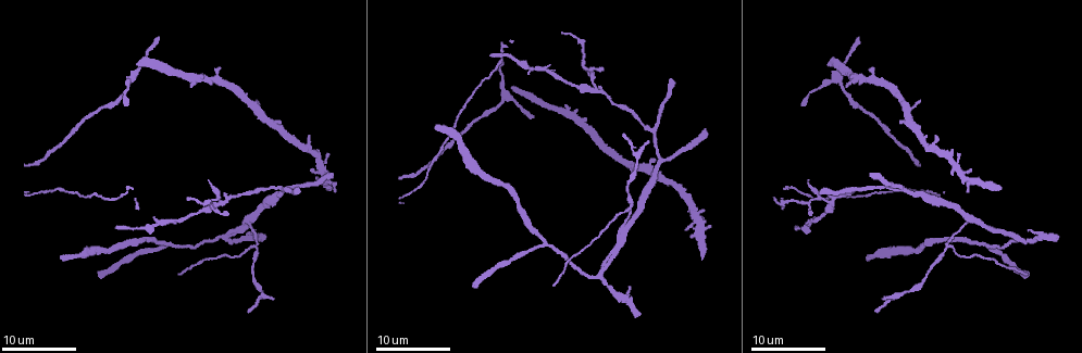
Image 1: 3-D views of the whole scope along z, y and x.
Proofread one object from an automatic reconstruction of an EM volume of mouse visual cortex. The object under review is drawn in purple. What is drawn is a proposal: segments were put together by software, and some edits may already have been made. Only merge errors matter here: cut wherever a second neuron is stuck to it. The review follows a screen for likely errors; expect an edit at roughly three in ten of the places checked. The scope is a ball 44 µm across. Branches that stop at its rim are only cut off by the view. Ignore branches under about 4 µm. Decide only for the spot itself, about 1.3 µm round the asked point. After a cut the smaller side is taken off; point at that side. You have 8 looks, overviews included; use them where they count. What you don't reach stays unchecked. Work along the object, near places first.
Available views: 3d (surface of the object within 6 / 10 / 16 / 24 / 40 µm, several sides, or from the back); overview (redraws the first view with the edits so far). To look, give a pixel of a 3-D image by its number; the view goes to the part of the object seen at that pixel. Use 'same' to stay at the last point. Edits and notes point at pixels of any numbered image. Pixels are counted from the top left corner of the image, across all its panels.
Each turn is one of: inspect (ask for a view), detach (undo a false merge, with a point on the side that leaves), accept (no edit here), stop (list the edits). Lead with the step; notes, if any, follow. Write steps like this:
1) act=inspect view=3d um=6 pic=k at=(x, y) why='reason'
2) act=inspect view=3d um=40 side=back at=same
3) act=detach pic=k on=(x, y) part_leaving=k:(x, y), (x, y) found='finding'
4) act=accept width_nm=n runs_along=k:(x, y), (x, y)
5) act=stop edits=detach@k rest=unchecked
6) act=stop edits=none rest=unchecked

act=inspect view=3d um=10 pic=1 at=(950, 246) why='arms part here'

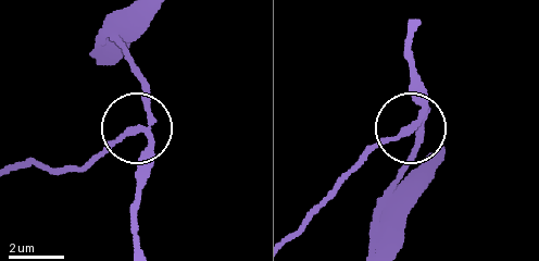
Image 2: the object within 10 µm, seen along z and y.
act=inspect view=3d um=10 side=back pic=2 at=(139, 128) why='other side'

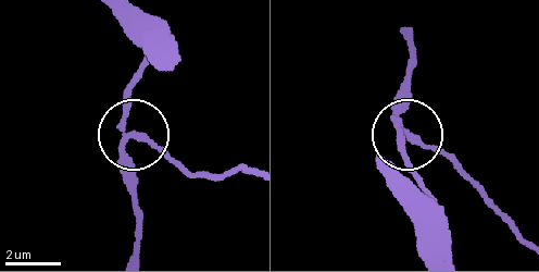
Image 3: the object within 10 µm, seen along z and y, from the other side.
act=detach pic=3 on=(155, 147) arms=3 part_leaving=3:(124, 143), (142, 137), (199, 177), (248, 170) found='a second neuron is stuck on'

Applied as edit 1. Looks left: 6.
act=inspect view=3d um=16 pic=1 at=(678, 189) why='two arms in line, one across'

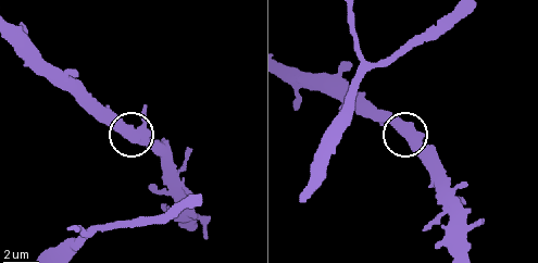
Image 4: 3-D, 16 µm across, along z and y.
act=accept arms=3 found='one neuron here'

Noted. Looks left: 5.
act=inspect view=3d um=10 pic=1 at=(248, 222)

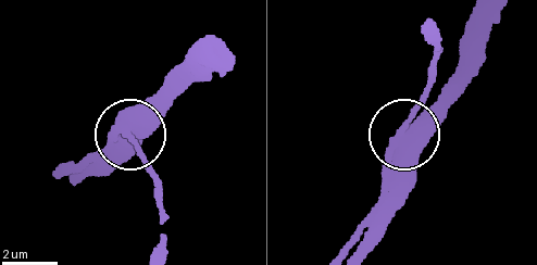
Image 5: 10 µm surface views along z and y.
act=inspect view=3d um=6 pic=5 at=(124, 132)

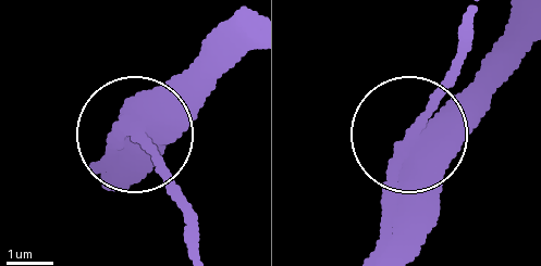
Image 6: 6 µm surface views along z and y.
act=accept runs_along=6:(246, 25), (133, 134), (195, 215) found='all the same neuron'

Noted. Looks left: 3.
act=inspect view=3d um=6 pic=1 at=(827, 201) why='three-way junction'

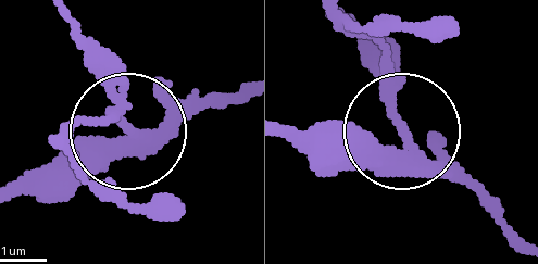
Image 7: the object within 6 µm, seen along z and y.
act=detach pic=7 on=(113, 118) arms=3 found='a second neuron is stuck on'

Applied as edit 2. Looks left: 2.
act=stop edits=detach@3,detach@7 rest=unchecked

